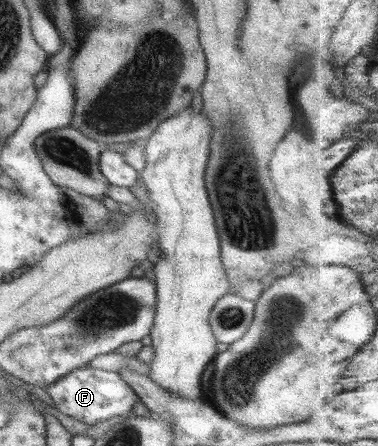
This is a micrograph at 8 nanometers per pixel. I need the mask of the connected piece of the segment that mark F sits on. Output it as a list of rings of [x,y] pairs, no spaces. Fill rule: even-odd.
[[[76,368],[45,387],[48,396],[54,402],[54,408],[66,416],[72,416],[84,424],[96,424],[108,420],[112,416],[126,418],[131,409],[139,401],[130,385],[122,380],[118,372],[100,370],[98,368]]]

